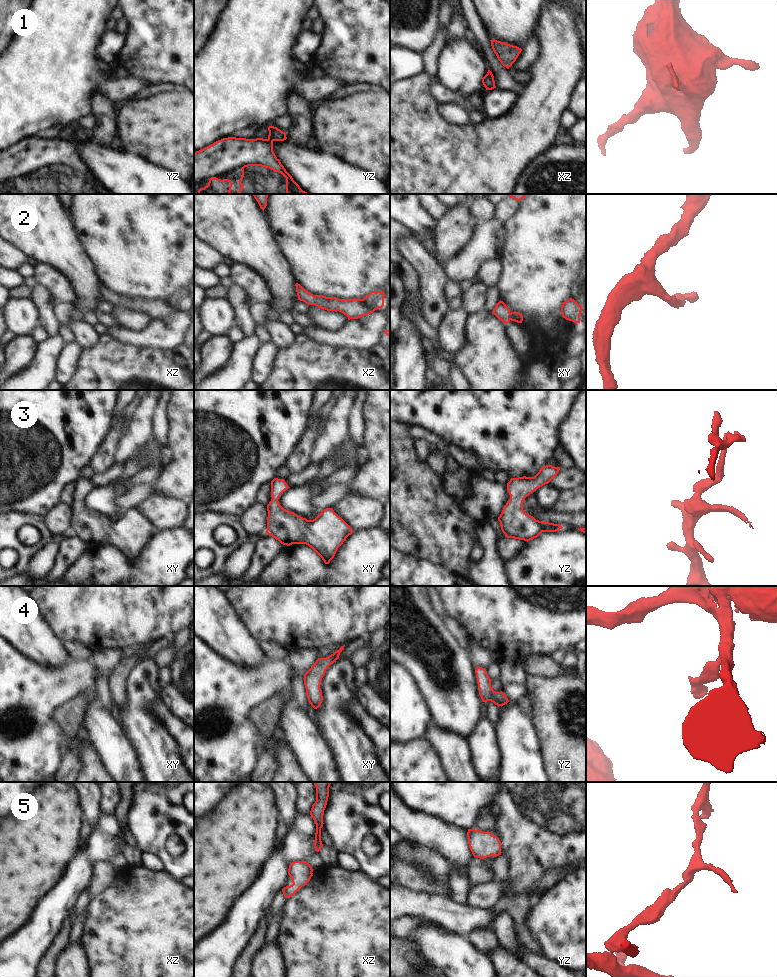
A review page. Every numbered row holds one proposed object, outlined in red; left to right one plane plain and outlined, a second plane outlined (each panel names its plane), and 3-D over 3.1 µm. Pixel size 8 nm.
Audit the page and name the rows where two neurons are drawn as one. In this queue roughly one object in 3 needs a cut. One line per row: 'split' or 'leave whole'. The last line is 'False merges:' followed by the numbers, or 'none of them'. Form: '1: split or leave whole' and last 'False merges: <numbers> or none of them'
1: leave whole
2: leave whole
3: leave whole
4: leave whole
5: leave whole
False merges: none of them

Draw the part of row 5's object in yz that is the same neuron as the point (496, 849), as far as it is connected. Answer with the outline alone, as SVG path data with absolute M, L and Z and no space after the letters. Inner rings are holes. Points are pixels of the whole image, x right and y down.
M468 829L468 844L474 857L487 858L493 855L497 857L501 855L501 842L497 836L491 832Z

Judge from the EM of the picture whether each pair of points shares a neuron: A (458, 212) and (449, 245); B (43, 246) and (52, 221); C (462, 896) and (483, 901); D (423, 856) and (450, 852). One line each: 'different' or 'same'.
A: same
B: same
C: different
D: different

